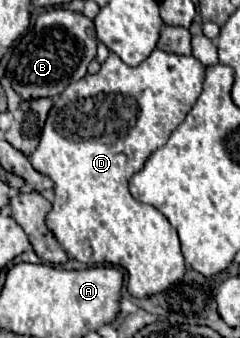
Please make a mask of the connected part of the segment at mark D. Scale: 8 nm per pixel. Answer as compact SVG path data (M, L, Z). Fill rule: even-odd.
M156 48L142 64L132 68L124 64L118 54L110 52L98 74L86 74L82 80L70 84L62 96L54 98L40 144L30 156L32 166L54 182L56 200L46 216L46 224L62 248L82 264L108 262L128 270L128 292L134 298L164 292L182 280L186 272L176 230L154 206L132 198L128 192L128 180L142 168L154 150L166 144L172 134L172 124L178 128L186 118L202 92L202 84L204 64L194 56L180 56Z

